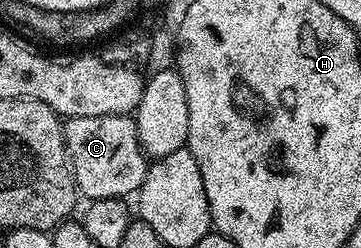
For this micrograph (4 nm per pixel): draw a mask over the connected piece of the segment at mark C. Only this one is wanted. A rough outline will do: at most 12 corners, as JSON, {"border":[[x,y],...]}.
{"border":[[134,116],[63,121],[88,202],[138,194],[149,158]]}

